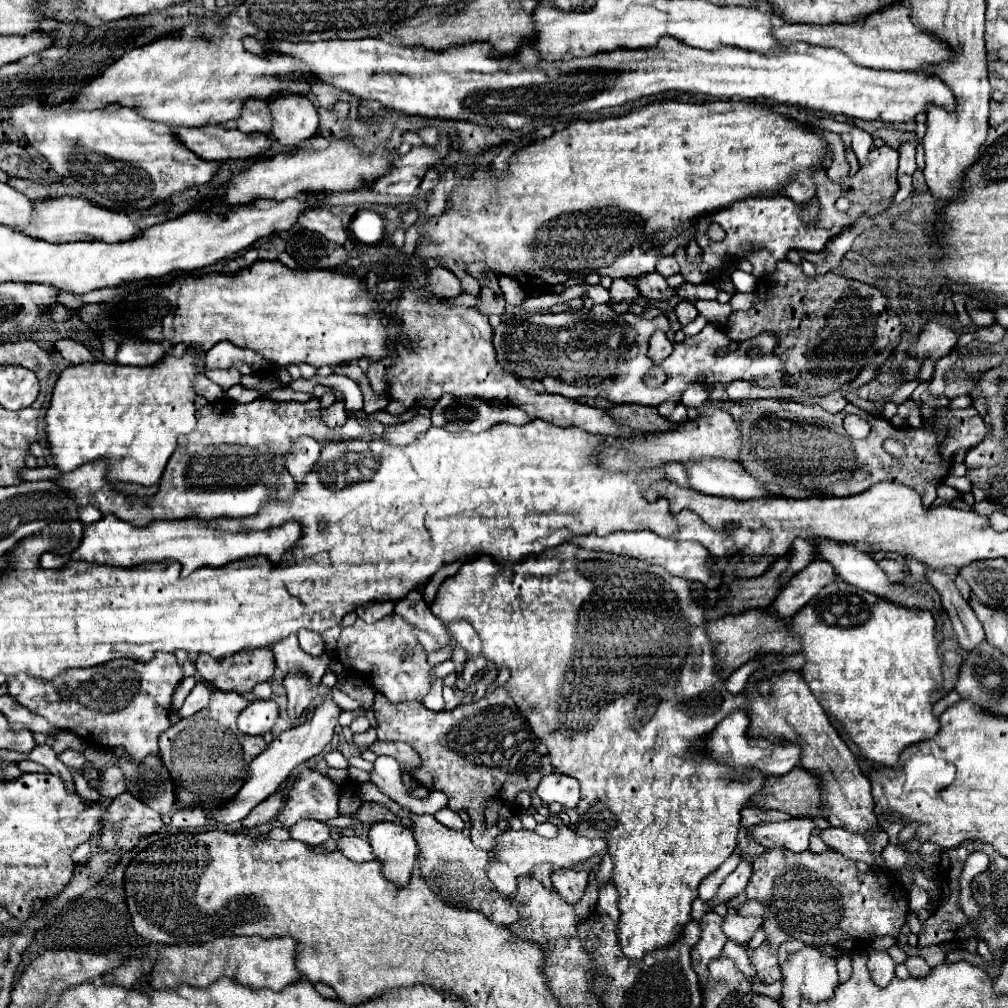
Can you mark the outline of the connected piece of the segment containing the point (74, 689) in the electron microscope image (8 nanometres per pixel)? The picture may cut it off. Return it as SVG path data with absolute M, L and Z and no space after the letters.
M158 652L158 656L154 656L154 660L146 664L138 664L134 660L114 660L110 664L94 666L88 670L62 672L54 680L38 680L26 674L8 676L8 686L12 698L16 698L30 712L46 718L54 728L72 730L80 738L90 738L100 748L124 746L132 760L142 762L144 756L158 752L158 736L170 726L170 698L182 678L184 674L174 654Z

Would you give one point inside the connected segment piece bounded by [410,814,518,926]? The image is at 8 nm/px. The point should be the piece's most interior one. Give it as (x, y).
(448, 861)

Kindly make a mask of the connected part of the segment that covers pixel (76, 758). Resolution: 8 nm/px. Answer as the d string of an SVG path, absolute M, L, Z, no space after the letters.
M64 750L62 754L58 754L58 758L68 766L68 768L82 768L84 766L84 756L82 752L76 752L76 750Z

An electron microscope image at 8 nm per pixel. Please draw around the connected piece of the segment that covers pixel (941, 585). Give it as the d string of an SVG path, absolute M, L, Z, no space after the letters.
M928 566L928 578L930 578L932 588L942 596L942 606L946 614L950 616L950 622L954 626L954 632L962 650L966 652L976 650L982 642L986 642L986 634L976 614L972 612L970 604L960 596L952 578L942 574L940 570L932 570Z

